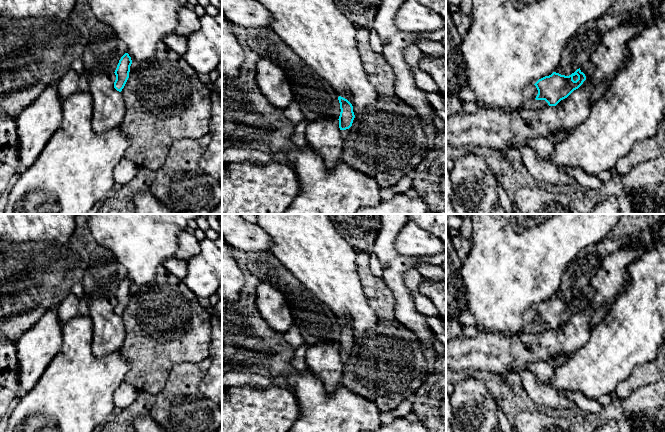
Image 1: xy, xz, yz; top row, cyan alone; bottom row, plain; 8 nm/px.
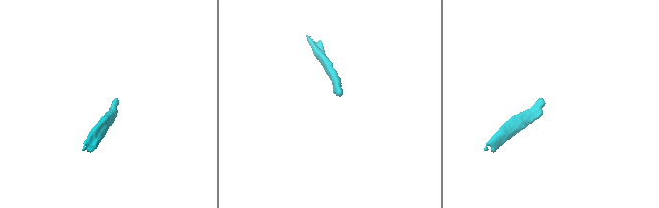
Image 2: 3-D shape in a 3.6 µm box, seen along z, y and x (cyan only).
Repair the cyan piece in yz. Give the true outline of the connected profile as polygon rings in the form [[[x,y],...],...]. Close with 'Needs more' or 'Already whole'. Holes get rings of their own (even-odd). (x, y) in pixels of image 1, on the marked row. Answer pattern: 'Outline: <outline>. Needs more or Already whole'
Outline: [[[579,69],[569,76],[553,72],[539,79],[534,85],[538,90],[536,100],[545,100],[549,106],[556,106],[578,89],[586,80],[585,74]]]. Already whole

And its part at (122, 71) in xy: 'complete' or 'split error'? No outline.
complete

